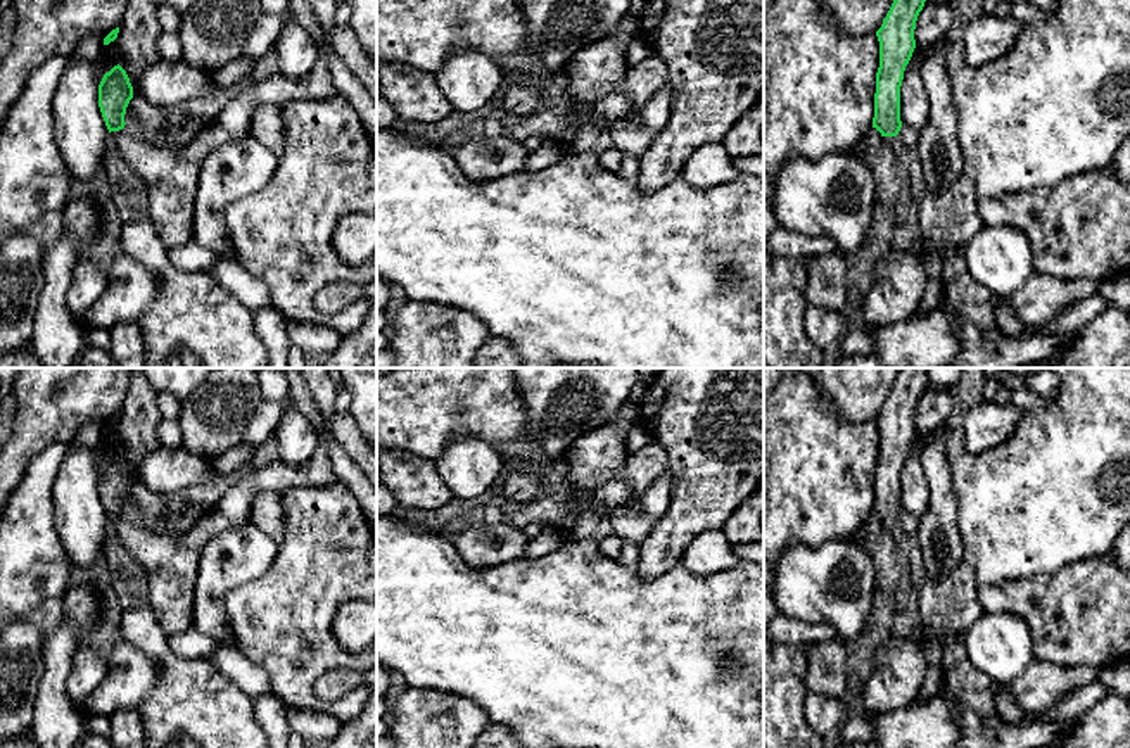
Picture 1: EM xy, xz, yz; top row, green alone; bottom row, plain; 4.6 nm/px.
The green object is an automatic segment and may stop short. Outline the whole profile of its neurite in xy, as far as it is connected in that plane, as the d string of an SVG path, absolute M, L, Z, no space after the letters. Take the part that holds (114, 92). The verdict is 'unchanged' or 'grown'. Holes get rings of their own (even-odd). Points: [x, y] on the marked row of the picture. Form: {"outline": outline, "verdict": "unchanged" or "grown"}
{"outline": "M332 47L323 50L314 67L302 78L280 79L268 78L256 81L245 88L230 92L221 98L221 109L213 123L197 131L190 138L183 138L176 147L161 147L156 140L128 130L124 124L124 114L130 100L133 98L133 86L126 71L117 64L104 74L98 85L98 107L105 126L117 133L117 152L131 171L145 183L149 192L147 218L156 226L161 240L168 247L181 247L194 242L192 237L192 214L194 202L199 188L199 171L206 155L225 142L238 140L249 135L252 114L263 104L282 105L295 98L330 98L339 93L332 81L332 73L327 62L327 54Z", "verdict": "grown"}

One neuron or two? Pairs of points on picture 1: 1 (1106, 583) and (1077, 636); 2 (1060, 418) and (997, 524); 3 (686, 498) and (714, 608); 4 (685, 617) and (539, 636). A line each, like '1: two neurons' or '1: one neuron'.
1: one neuron
2: one neuron
3: two neurons
4: one neuron

